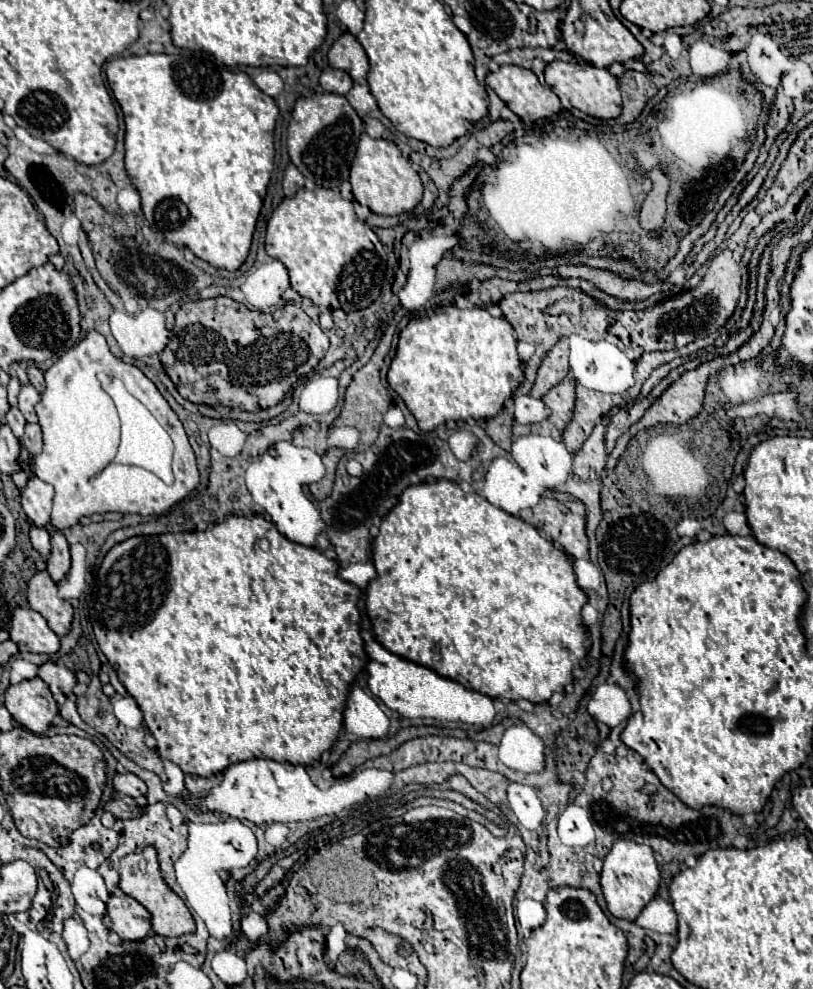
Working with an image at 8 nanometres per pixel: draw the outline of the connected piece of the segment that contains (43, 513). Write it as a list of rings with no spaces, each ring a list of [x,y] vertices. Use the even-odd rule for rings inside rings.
[[[31,476],[25,488],[19,492],[23,512],[33,520],[35,526],[45,526],[51,516],[51,500],[53,500],[53,486]]]

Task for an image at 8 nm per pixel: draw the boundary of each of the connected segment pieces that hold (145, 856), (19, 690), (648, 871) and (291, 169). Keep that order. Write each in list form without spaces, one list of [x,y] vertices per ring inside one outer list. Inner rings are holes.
[[[151,846],[145,848],[143,852],[127,854],[125,858],[121,858],[119,876],[121,876],[119,888],[127,896],[133,896],[151,914],[151,928],[153,928],[155,934],[161,934],[161,936],[181,936],[181,934],[187,934],[187,932],[195,930],[195,922],[191,918],[189,908],[185,906],[185,902],[161,878],[159,864],[157,864],[157,852]]]
[[[37,676],[11,684],[5,692],[5,708],[17,724],[35,734],[45,734],[59,712],[49,686]]]
[[[621,840],[615,842],[611,852],[603,860],[603,870],[601,870],[601,890],[607,900],[607,908],[615,918],[623,920],[635,920],[641,914],[641,908],[657,896],[657,888],[661,884],[661,874],[659,866],[655,862],[655,854],[649,846],[645,844],[635,844],[631,840]]]
[[[289,164],[283,176],[283,192],[285,196],[293,196],[297,192],[297,188],[301,188],[305,184],[305,178],[301,176],[301,172],[297,172],[295,164]]]

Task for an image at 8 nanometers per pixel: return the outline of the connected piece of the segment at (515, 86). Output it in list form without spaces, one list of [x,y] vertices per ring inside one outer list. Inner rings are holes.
[[[501,66],[497,72],[487,74],[485,82],[523,120],[549,119],[563,110],[559,96],[541,86],[527,68]]]

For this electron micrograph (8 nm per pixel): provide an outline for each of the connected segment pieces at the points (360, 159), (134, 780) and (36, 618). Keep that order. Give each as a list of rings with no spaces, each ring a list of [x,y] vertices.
[[[363,134],[355,152],[355,160],[351,164],[351,176],[349,176],[353,196],[359,204],[369,206],[371,212],[381,216],[395,216],[401,212],[413,210],[421,196],[423,196],[423,184],[419,180],[419,174],[413,170],[411,162],[403,158],[401,150],[383,138],[371,138],[369,134]]]
[[[127,772],[127,774],[115,774],[113,786],[115,786],[115,790],[119,794],[127,794],[127,796],[133,796],[133,798],[143,796],[147,792],[145,782],[141,778],[137,778],[135,774],[131,774],[131,772]]]
[[[15,608],[9,636],[21,652],[55,654],[59,650],[57,634],[47,626],[45,618],[31,608]]]

